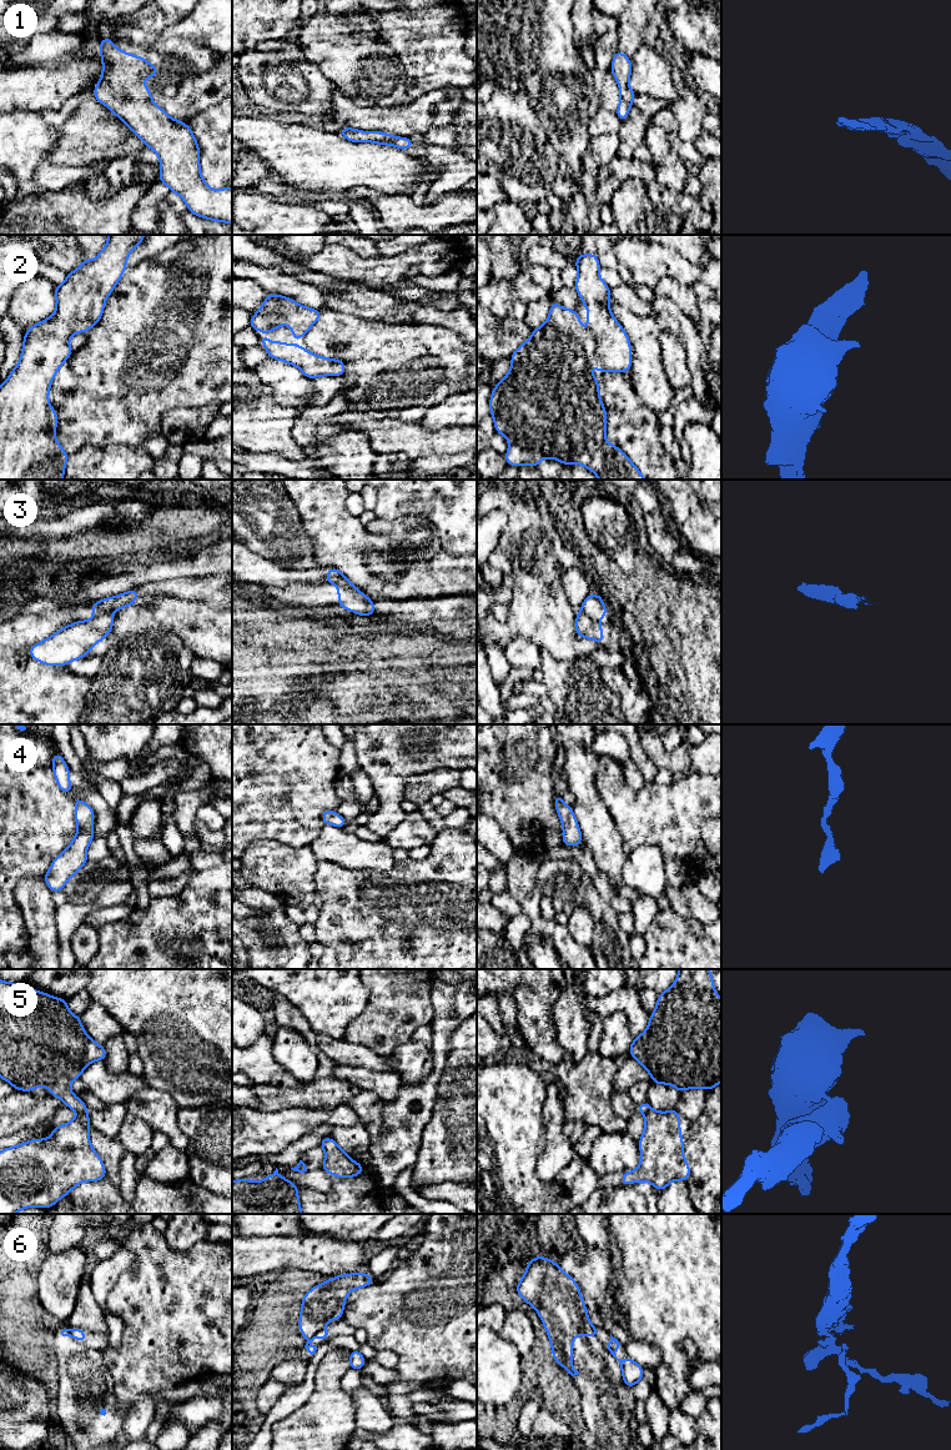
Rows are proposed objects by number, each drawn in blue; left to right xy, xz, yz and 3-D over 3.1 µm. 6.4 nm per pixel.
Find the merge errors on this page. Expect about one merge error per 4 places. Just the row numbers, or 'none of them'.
3, 5, 6

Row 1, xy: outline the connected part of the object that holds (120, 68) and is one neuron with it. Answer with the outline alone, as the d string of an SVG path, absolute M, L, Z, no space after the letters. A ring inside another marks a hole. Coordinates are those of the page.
M110 37L99 44L102 74L92 89L95 99L107 106L147 147L160 157L158 180L182 197L198 217L232 224L232 189L212 190L202 179L200 147L188 126L170 117L152 102L142 82L160 69L149 60L115 47Z

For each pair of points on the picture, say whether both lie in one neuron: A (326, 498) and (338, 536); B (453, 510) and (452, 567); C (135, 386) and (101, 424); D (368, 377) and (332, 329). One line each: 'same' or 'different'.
A: same
B: different
C: same
D: same

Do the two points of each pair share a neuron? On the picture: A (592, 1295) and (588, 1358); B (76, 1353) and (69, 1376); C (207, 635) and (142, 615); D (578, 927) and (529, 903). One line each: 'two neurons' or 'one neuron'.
A: two neurons
B: one neuron
C: one neuron
D: two neurons

